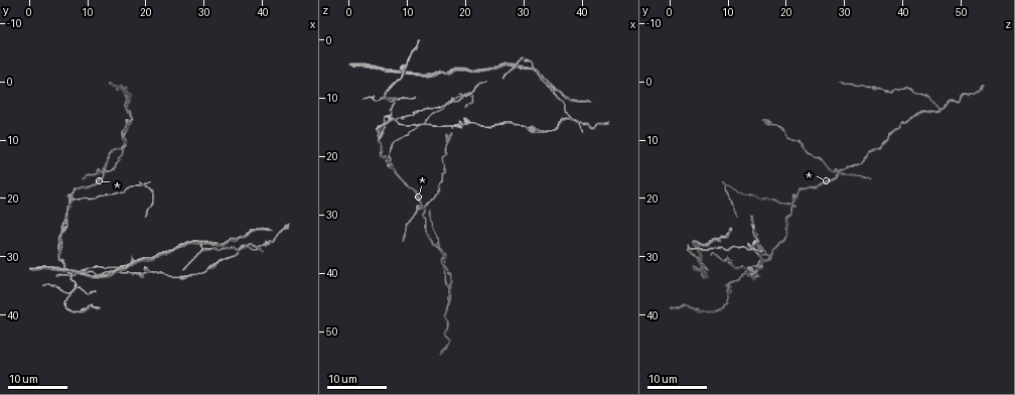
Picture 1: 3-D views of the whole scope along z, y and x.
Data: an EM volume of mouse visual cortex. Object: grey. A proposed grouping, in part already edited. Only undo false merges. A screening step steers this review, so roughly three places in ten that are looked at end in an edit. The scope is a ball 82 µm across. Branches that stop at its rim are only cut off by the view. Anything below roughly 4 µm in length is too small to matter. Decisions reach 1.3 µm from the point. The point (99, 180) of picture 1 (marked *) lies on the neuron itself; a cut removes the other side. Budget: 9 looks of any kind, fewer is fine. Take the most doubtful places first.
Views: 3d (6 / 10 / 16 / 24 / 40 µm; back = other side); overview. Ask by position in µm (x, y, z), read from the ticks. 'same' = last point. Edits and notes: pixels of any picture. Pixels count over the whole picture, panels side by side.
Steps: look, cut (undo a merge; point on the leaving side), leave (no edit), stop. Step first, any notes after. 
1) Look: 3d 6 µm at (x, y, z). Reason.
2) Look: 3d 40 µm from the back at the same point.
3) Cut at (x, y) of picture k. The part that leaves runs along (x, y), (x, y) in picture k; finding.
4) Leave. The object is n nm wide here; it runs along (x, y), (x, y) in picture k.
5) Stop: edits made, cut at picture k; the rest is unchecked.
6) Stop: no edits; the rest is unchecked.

Look: 3d 16 µm at (7.0, 33.0, 13.0). Four arms meet.

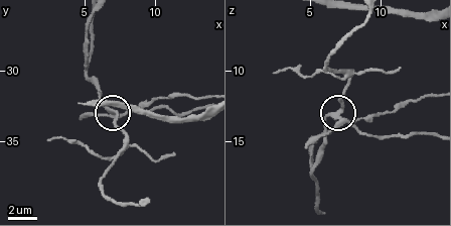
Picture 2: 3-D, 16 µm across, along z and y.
Look: 3d 6 µm at (7.2, 33.0, 13.2). Zoom in.

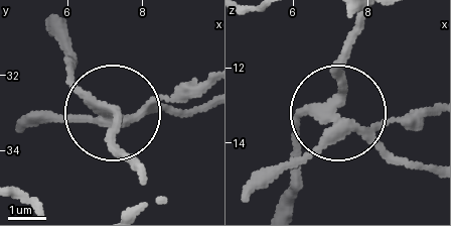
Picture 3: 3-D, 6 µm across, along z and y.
Look: 3d 6 µm from the back at (7.20, 32.90, 13.05).

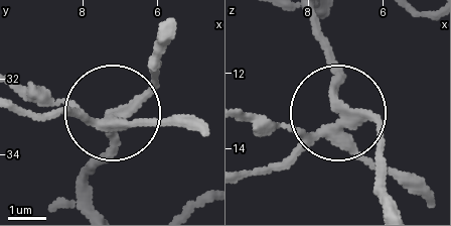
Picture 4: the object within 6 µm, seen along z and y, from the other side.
Cut at (159, 124) of picture 4. 4 arms meet here; the part that leaves runs along (340, 122), (248, 171) in picture 4; a second neuron is stuck on.

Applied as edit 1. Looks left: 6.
Look: overview. Redraw.

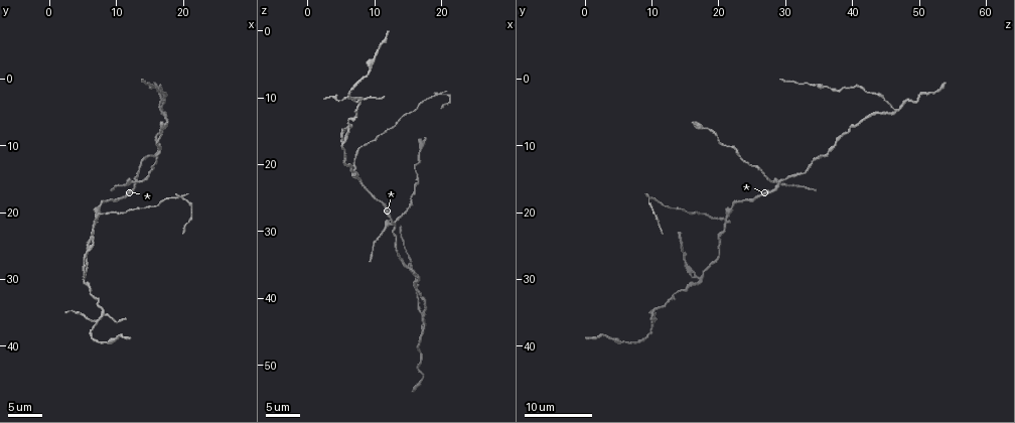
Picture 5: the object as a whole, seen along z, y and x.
Look: 3d 16 µm at (16.5, 4.5, 46.5). A fork.

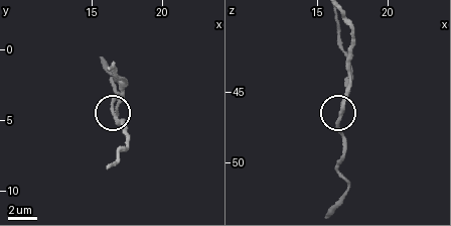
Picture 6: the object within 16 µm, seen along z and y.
Look: 3d 6 µm at (16.8, 4.8, 46.4). Zoom in.

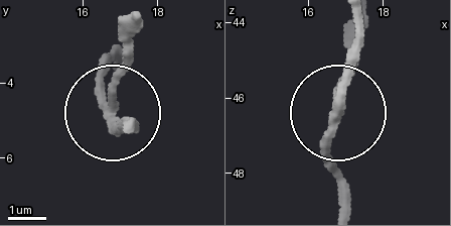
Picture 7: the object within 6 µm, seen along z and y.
Leave. The object is 240 nm wide here; it runs along (130, 129), (102, 81), (111, 45) in picture 7; one neuron here.

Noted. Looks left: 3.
Look: 3d 16 µm at (6.5, 36.0, 10.5). Branch point.

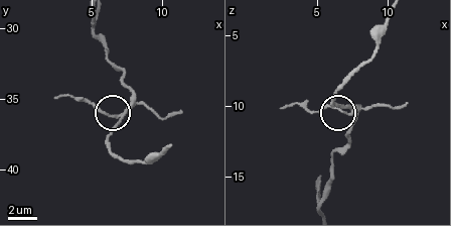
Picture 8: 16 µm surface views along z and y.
Look: 3d 6 µm at (6.8, 36.2, 10.2).

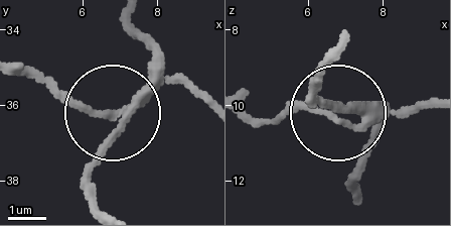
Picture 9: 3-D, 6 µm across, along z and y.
Cut at (200, 97) of picture 9. The part that leaves runs along (147, 94), (93, 113), (25, 78) in picture 9; a second neuron is stuck on.

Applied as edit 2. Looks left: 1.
Stop: edits made, cut at picture 4, cut at picture 9; the rest is unchecked.

